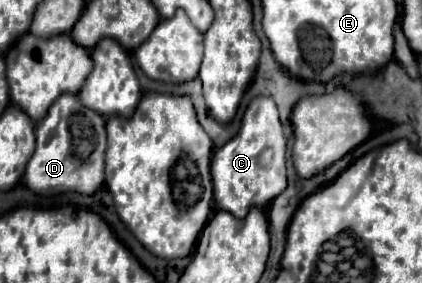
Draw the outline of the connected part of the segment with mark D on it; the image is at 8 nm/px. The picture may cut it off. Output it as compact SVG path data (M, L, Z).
M63 93L37 127L37 149L27 163L23 181L35 193L79 191L91 195L103 183L105 159L105 117L87 111L73 93Z

